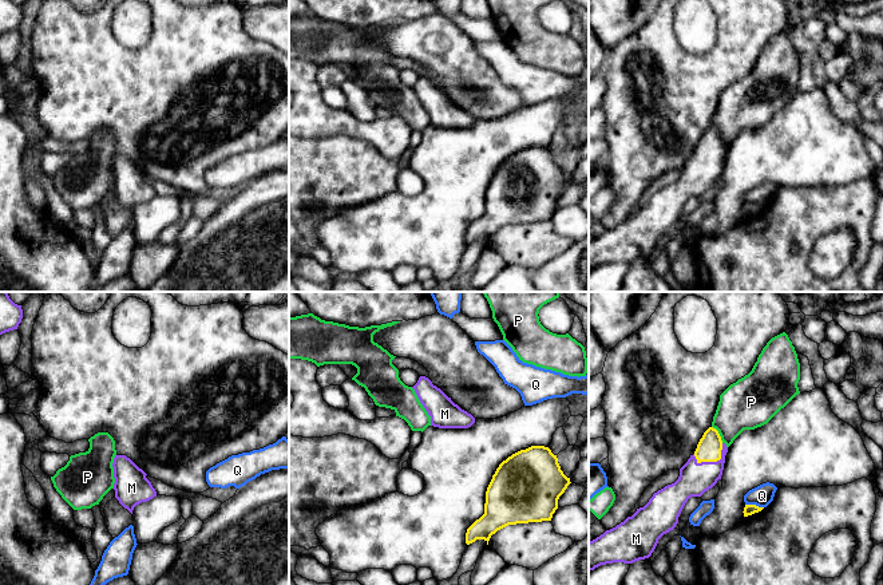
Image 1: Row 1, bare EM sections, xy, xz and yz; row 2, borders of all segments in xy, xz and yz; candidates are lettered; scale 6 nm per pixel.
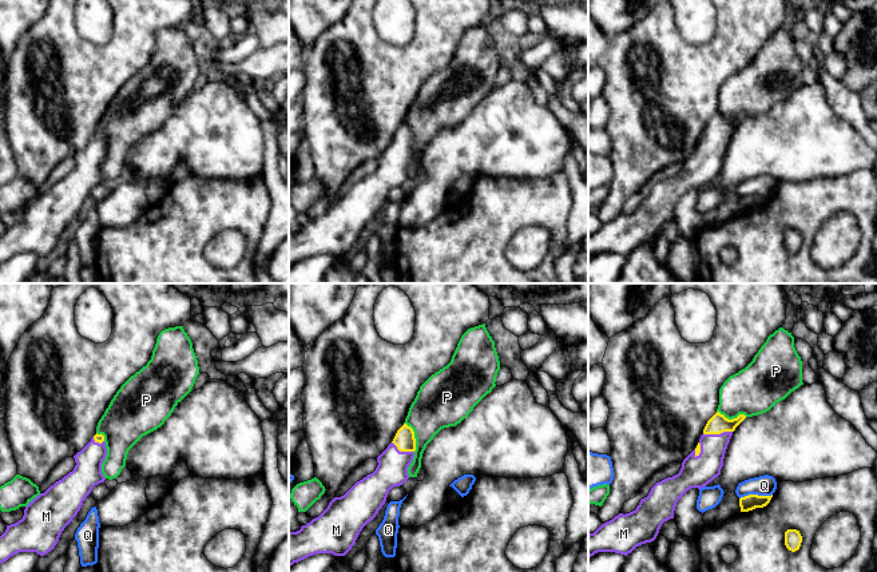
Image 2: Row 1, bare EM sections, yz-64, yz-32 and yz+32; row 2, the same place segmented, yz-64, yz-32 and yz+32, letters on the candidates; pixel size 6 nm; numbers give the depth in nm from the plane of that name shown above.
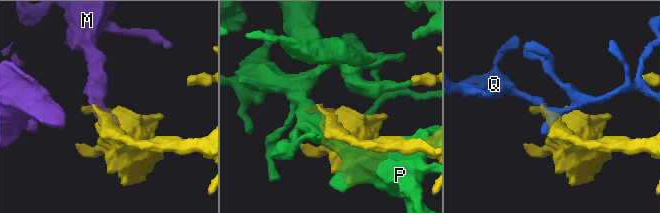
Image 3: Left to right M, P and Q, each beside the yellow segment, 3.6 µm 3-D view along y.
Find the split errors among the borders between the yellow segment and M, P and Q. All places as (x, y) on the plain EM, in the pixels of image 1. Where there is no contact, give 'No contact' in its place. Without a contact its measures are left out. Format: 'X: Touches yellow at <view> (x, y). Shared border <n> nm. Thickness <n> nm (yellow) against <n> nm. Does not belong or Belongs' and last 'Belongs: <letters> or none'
M: Touches yellow at yz (715, 161). Shared border 200 nm. Thickness 150 nm (yellow) against 190 nm. Belongs
P: Touches yellow at yz (719, 134). Shared border 120 nm. Thickness 150 nm (yellow) against 300 nm. Does not belong
Q: Touches yellow at yz (755, 205). Shared border 110 nm. Thickness 60 nm (yellow) against 130 nm. Does not belong
Belongs: M

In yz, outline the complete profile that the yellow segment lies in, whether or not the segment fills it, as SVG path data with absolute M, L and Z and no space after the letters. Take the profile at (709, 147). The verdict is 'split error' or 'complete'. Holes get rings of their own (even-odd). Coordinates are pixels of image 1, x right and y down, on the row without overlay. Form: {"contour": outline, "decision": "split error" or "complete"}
{"contour": "M709 127L674 183L654 193L631 217L589 242L589 272L606 264L649 258L658 240L678 224L688 199L701 197L721 179L726 153L718 131Z", "decision": "split error"}

